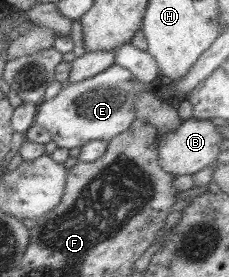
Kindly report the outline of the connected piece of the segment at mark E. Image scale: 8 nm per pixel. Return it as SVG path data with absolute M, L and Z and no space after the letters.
M113 64L81 82L63 84L53 99L36 106L34 123L48 131L57 148L81 147L95 139L109 141L133 123L136 118L133 109L135 94L147 90L125 67Z

